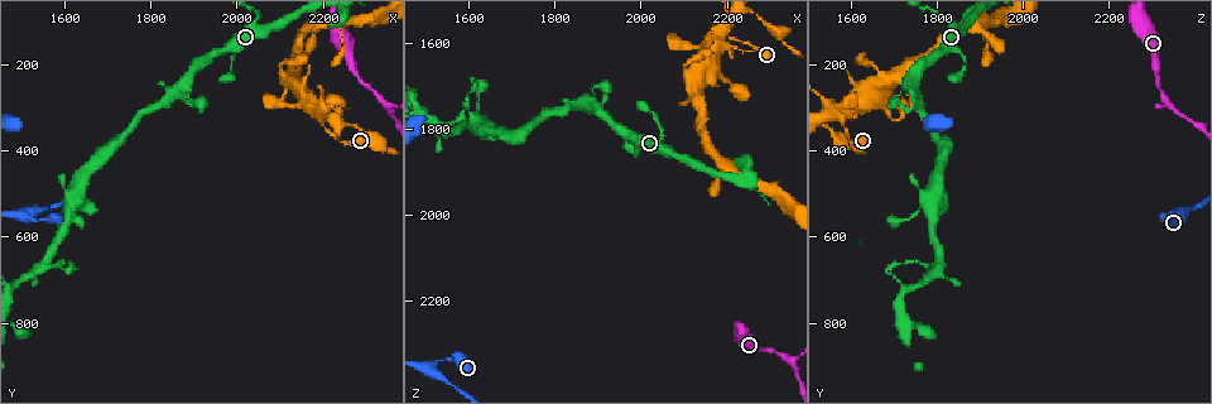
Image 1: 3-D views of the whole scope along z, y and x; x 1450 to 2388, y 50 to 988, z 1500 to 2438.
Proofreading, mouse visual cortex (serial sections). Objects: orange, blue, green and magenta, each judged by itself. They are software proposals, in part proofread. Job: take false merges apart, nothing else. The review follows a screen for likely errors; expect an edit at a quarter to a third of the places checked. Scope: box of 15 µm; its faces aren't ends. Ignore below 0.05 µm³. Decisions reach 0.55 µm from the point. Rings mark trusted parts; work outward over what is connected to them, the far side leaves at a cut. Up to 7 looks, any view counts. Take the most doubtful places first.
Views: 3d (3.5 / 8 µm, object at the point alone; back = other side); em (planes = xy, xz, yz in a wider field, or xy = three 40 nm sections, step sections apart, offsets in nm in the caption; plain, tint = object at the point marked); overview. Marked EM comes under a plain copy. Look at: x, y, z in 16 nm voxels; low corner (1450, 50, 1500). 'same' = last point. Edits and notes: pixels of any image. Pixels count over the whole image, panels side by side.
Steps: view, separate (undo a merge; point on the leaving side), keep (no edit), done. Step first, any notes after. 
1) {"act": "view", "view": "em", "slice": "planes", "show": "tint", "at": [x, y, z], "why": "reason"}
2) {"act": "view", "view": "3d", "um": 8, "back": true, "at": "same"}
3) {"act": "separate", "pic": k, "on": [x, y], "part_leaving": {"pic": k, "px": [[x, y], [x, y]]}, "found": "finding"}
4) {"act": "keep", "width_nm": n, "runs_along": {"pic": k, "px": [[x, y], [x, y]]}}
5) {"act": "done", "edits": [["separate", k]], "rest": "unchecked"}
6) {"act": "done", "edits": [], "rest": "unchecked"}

{"act": "view", "view": "3d", "um": 3.5, "at": [1510, 555, 2350], "why": "side arm on a straight run"}

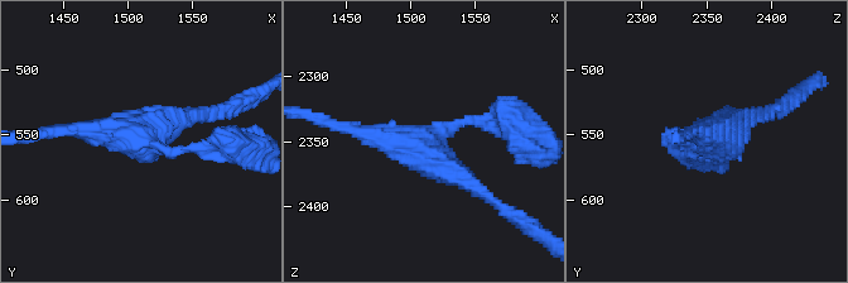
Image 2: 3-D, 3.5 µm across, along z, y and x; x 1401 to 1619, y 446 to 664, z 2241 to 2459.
{"act": "view", "view": "em", "slice": "xy", "step": 5, "show": "tint", "at": [1514, 556, 2352], "why": "shape alone is not enough"}

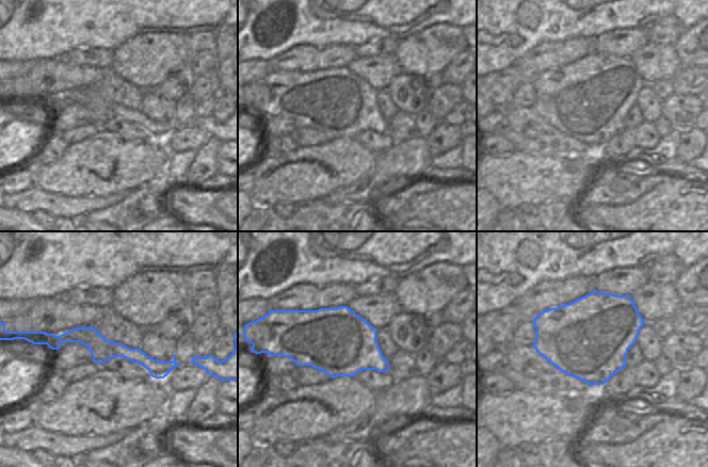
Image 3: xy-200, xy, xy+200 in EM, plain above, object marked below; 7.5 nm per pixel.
{"act": "keep", "width_nm": 500, "runs_along": {"pic": 3, "px": [[53, 341], [90, 337], [153, 366], [174, 364]]}, "found": "continuous, no second cell"}

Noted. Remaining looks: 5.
{"act": "view", "view": "3d", "um": 3.5, "at": [2350, 290, 2345]}

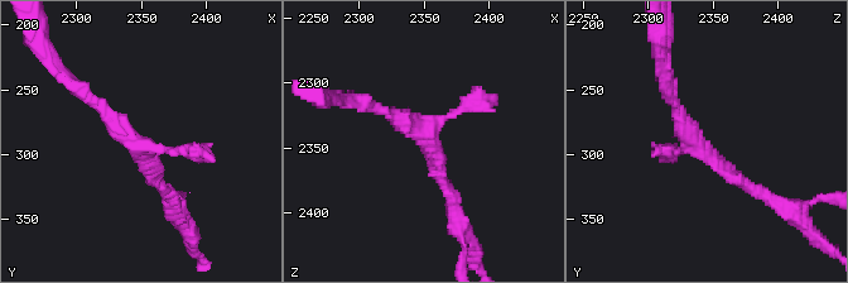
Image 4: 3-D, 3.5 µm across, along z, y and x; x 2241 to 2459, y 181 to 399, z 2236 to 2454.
{"act": "view", "view": "em", "slice": "planes", "show": "tint", "at": [2348, 294, 2340], "why": "shape alone is not enough"}

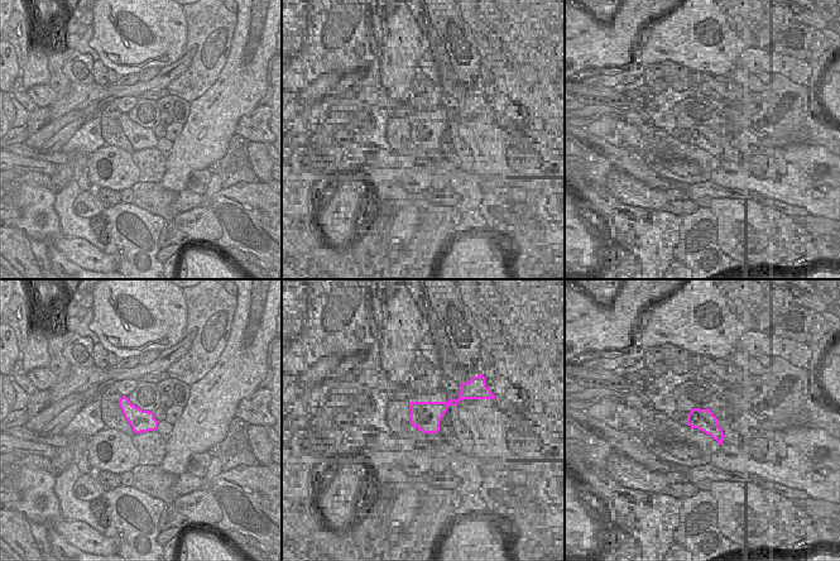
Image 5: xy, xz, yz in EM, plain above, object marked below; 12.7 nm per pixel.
{"act": "keep", "runs_along": {"pic": 4, "px": [[669, 89], [698, 147], [760, 190]]}, "found": "one cell here"}

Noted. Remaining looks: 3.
{"act": "view", "view": "3d", "um": 3.5, "at": [2195, 325, 1580], "why": "four-way junction"}

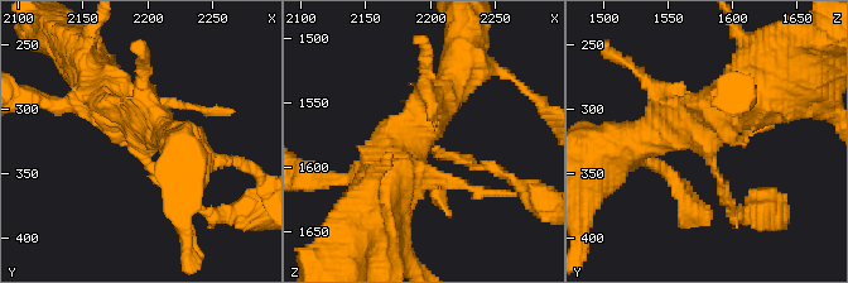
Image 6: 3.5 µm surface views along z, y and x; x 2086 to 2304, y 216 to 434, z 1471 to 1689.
{"act": "view", "view": "em", "slice": "xy", "step": 3, "show": "tint", "at": [2192, 322, 1582]}

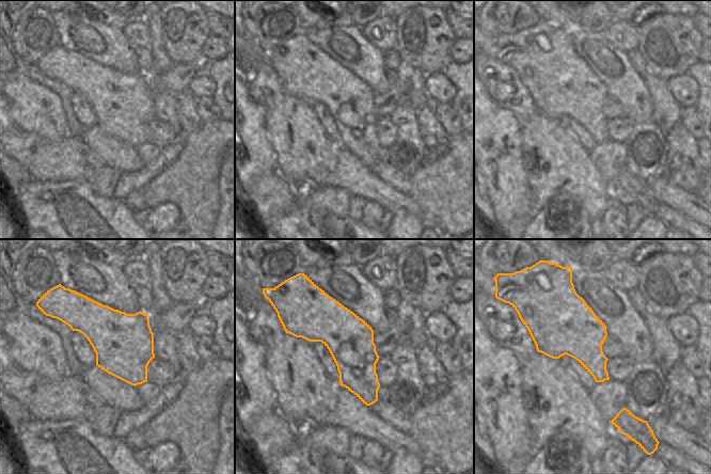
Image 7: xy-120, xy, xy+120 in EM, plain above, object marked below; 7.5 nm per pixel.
{"act": "view", "view": "em", "slice": "xy", "step": 2, "show": "tint", "at": "same"}

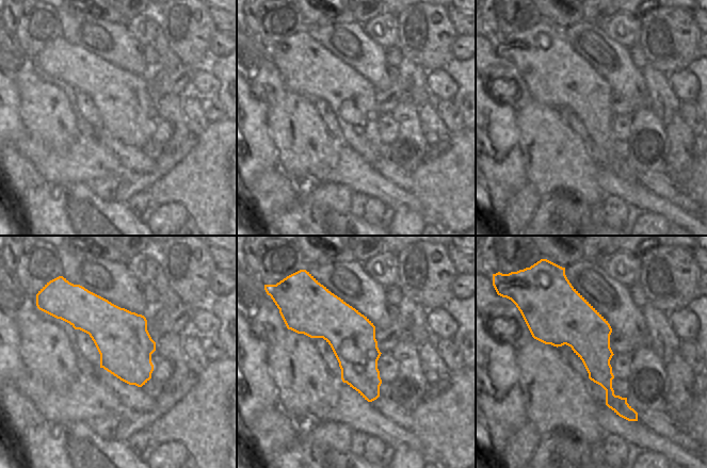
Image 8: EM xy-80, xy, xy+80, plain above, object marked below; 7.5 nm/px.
{"act": "keep", "found": "one cell here"}

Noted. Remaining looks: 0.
{"act": "done", "edits": [], "rest": "unchecked"}

